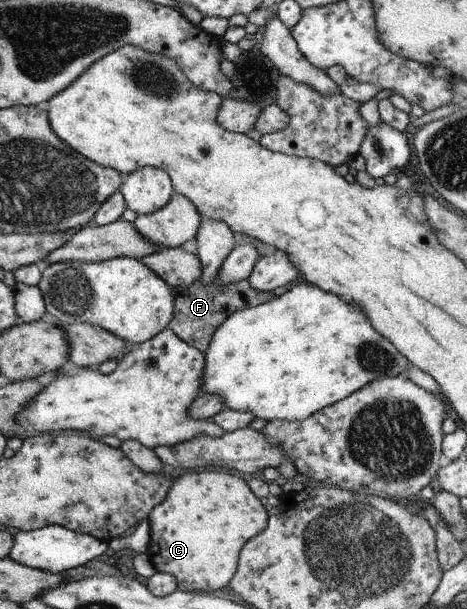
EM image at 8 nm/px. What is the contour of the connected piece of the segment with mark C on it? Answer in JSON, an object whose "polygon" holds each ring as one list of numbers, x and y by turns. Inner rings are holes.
{"polygon":[[223,470,200,473,193,471,180,475,171,483,165,501,151,509,151,514,147,517,151,531,147,555,156,572,166,572,177,579,181,592,209,592,227,587,235,576,243,545,267,527,265,501,255,497,240,475]]}

